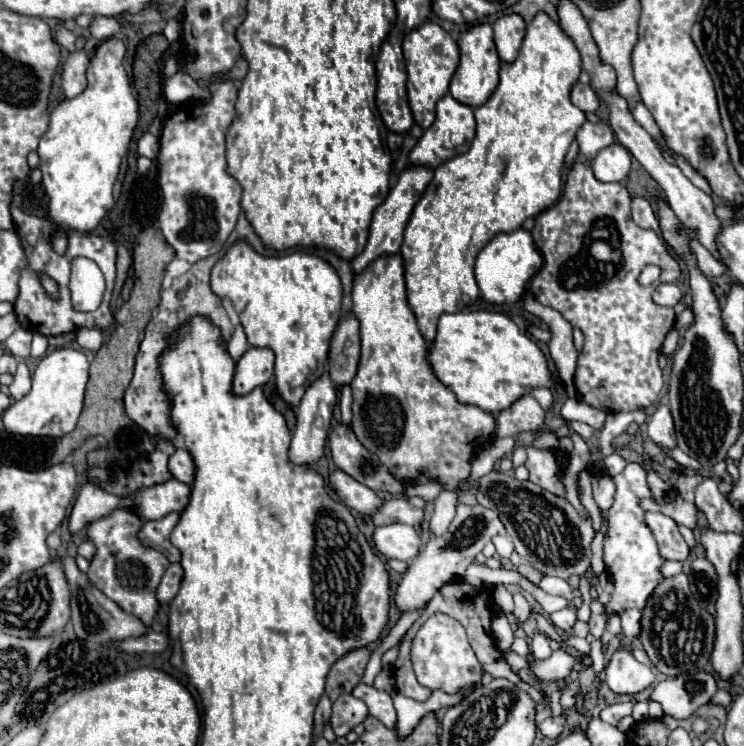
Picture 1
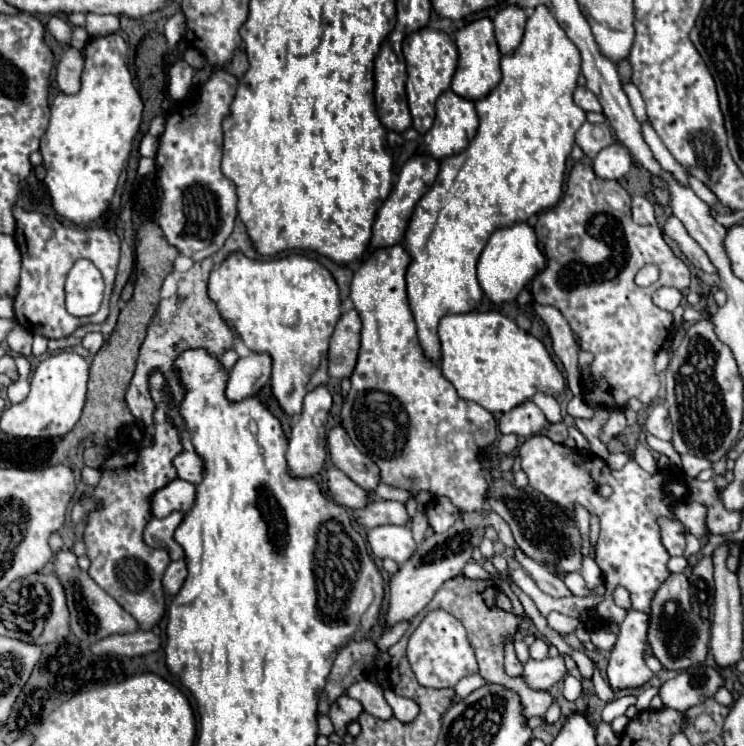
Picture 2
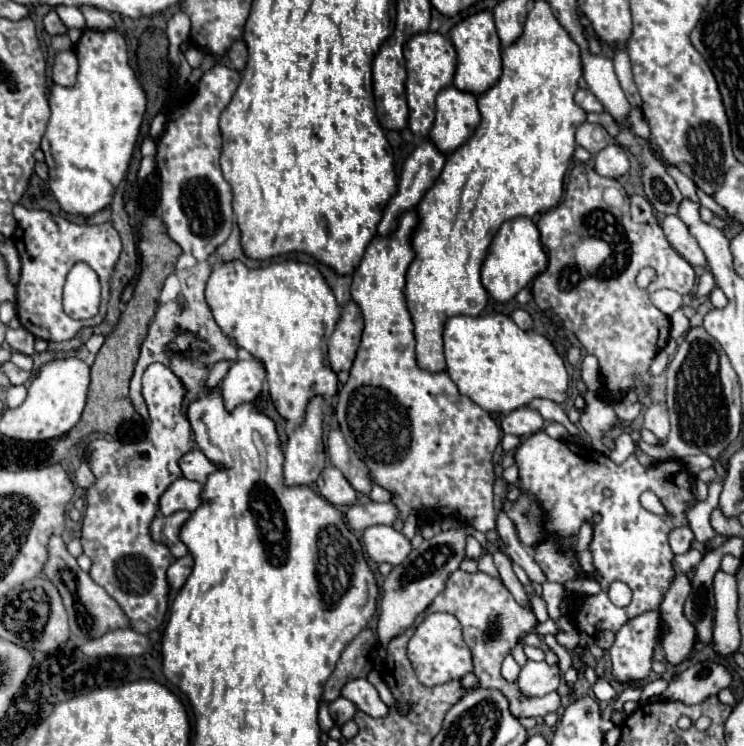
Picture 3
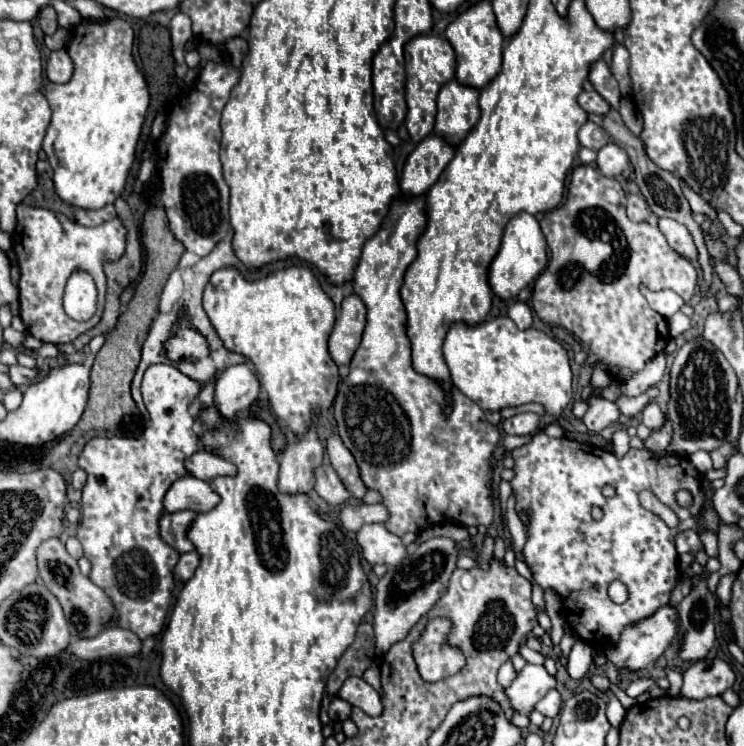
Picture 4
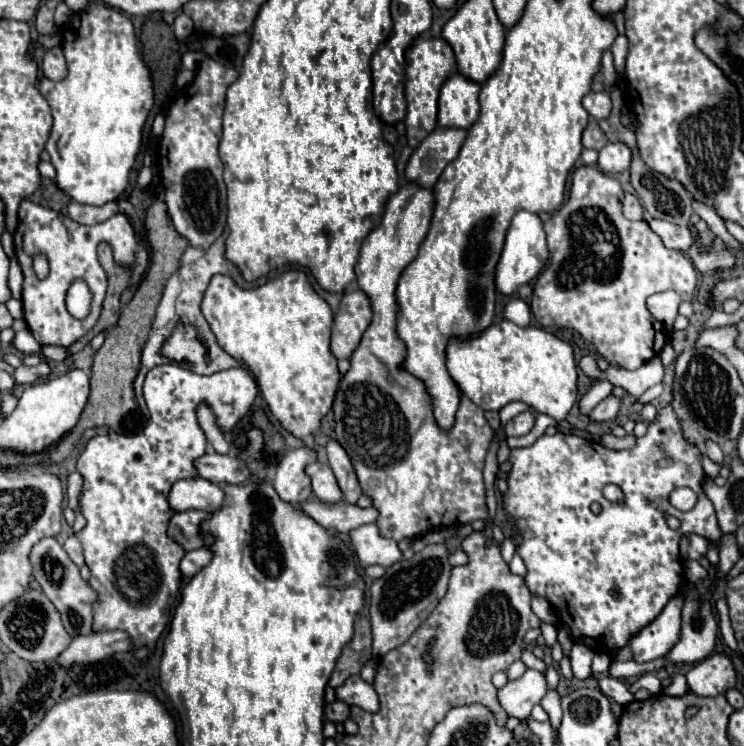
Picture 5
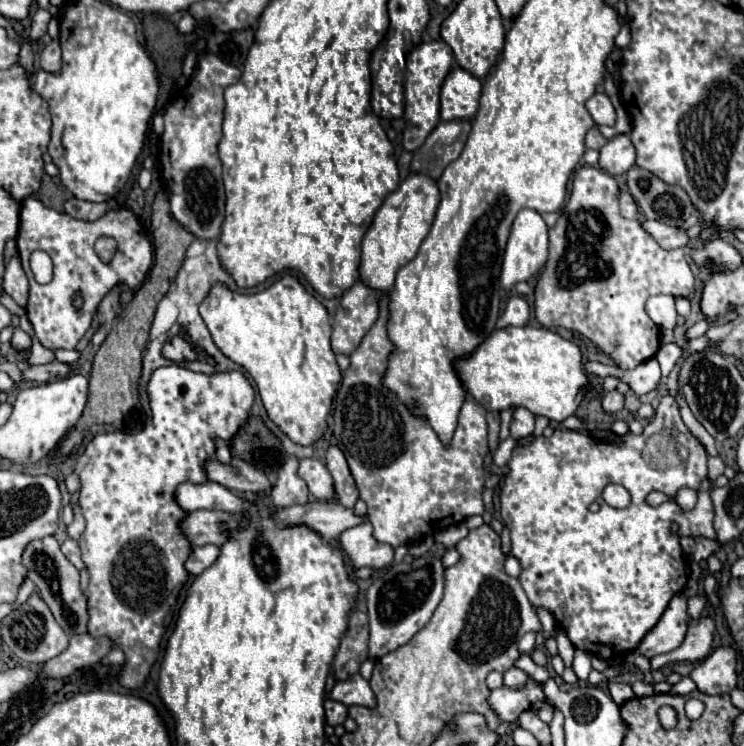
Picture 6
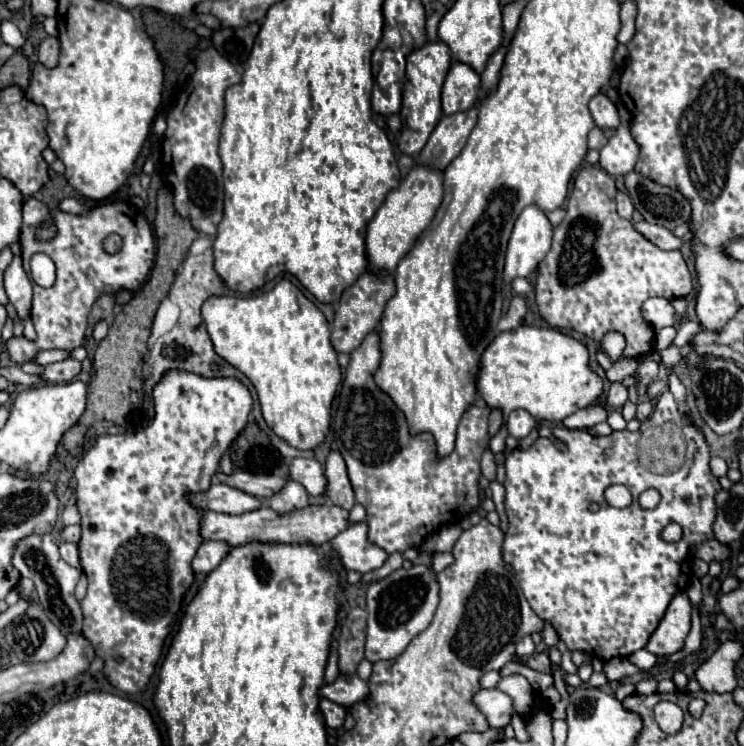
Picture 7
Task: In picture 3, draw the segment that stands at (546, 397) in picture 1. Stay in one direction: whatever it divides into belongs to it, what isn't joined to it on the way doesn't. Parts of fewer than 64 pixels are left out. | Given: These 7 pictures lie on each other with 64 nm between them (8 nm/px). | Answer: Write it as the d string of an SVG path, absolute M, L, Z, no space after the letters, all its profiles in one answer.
M538 400L538 402L530 402L530 408L536 408L540 414L542 414L542 418L544 420L552 420L552 422L560 422L560 424L564 424L566 428L568 428L568 432L570 434L576 434L576 436L580 436L580 432L578 432L578 428L568 420L568 416L566 416L566 412L558 406L558 404L552 404L550 400Z

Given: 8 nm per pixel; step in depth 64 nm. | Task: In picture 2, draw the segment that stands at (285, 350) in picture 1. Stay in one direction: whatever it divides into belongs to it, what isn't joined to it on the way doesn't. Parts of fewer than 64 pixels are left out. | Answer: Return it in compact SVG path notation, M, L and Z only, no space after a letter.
M236 252L228 256L220 266L216 266L208 280L208 296L216 304L220 318L236 330L240 340L252 352L266 352L272 358L272 394L278 400L280 408L288 416L298 416L302 412L302 400L308 392L318 386L328 386L328 340L334 332L334 326L342 314L340 294L330 272L316 260L306 256L286 256L268 262L254 262L244 254Z

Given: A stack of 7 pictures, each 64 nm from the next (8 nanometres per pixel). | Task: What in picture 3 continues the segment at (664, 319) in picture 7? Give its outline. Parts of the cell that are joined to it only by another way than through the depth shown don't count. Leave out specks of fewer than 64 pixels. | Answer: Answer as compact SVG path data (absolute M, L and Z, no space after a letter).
M656 290L650 294L650 302L664 312L666 316L670 316L672 312L676 312L682 306L682 296L674 290Z

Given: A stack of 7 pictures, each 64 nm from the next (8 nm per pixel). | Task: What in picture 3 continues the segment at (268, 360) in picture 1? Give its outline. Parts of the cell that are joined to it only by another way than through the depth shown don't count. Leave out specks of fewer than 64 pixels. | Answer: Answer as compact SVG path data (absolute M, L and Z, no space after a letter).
M258 360L234 362L220 384L220 394L226 410L234 410L240 404L254 402L262 390L264 366Z

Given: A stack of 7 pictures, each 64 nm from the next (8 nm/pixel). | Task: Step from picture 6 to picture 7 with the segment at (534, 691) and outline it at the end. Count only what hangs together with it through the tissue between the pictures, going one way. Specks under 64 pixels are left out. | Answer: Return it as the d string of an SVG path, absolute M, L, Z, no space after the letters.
M496 688L492 690L478 690L472 696L472 704L476 704L476 708L486 716L490 728L504 728L510 722L510 714L514 710L512 706L512 698Z

